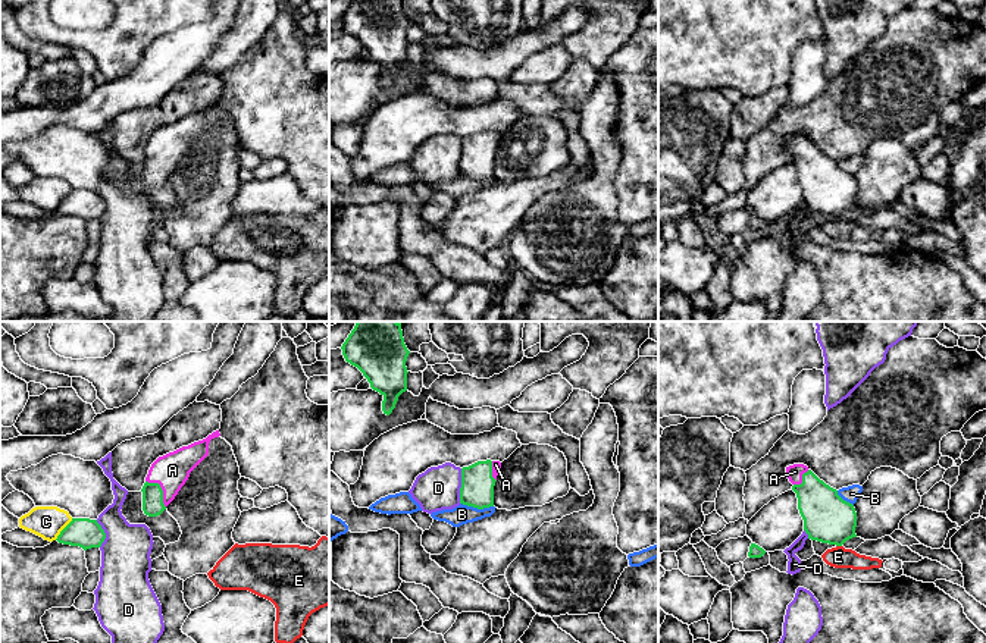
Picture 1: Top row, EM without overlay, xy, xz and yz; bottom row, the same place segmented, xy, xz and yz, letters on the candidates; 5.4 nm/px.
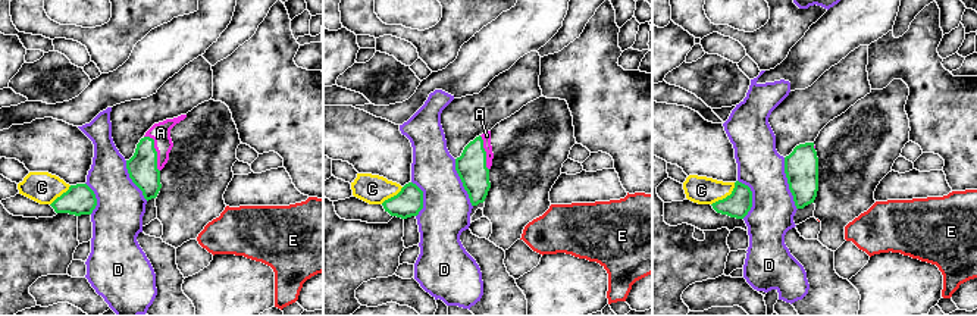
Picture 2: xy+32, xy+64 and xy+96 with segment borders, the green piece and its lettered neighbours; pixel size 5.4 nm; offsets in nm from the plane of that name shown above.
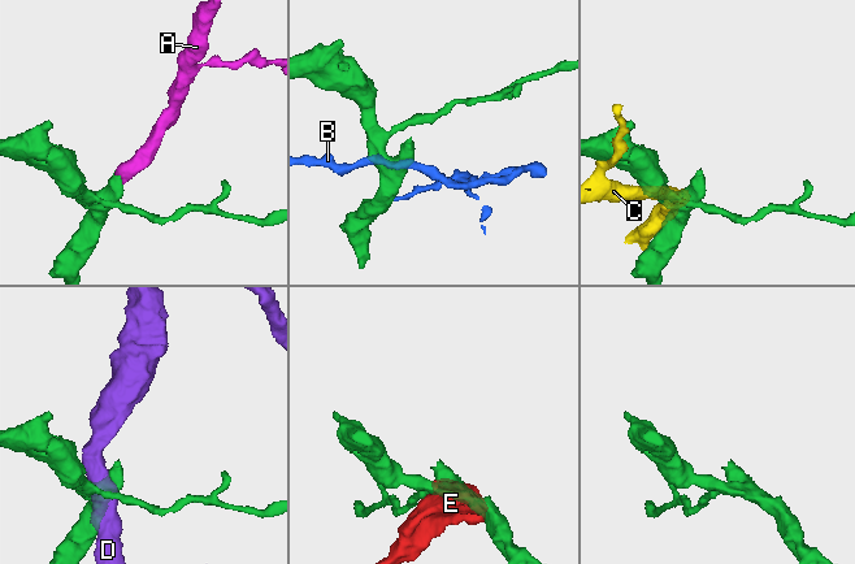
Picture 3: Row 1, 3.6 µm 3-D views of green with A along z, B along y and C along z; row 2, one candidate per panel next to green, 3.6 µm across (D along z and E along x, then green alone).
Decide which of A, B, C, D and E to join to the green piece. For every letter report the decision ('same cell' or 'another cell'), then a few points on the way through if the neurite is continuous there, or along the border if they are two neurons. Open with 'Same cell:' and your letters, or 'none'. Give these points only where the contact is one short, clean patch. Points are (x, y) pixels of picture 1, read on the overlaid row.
Same cell: A
A: same cell; runs through xy (153, 505), (160, 489), (165, 477), (172, 470)
B: another cell; border along xz (460, 502), (478, 508), (492, 507)
C: another cell
D: another cell
E: another cell

